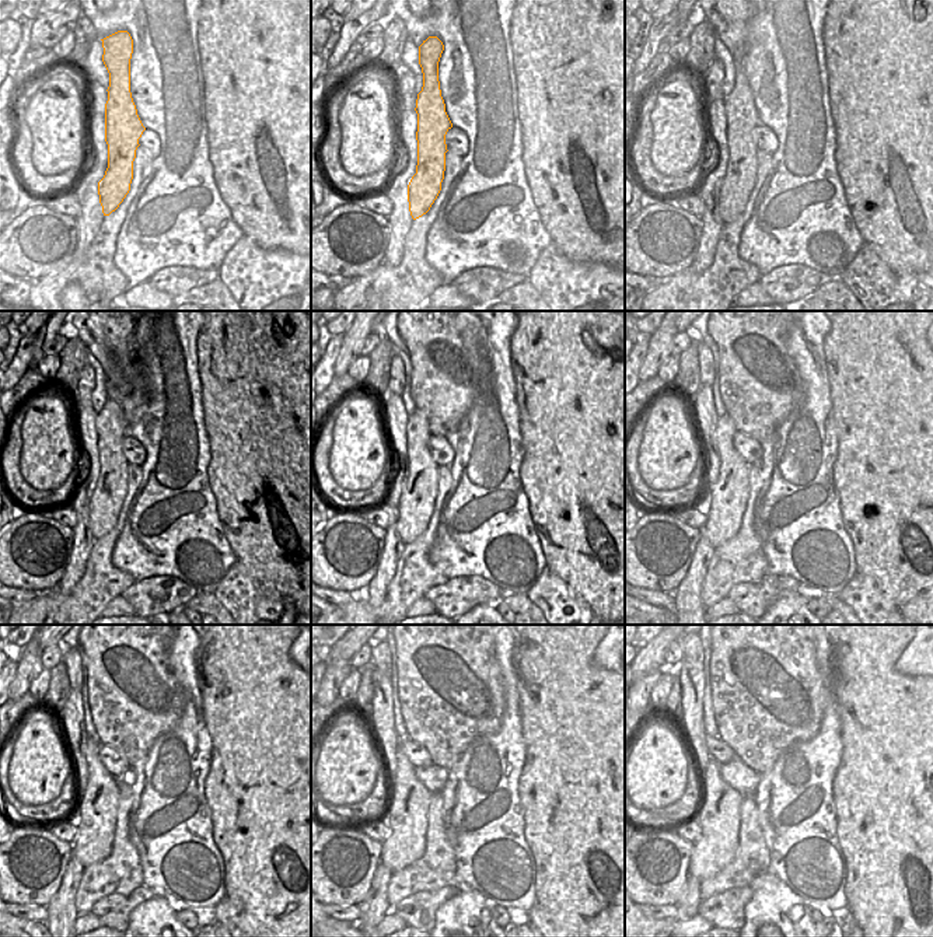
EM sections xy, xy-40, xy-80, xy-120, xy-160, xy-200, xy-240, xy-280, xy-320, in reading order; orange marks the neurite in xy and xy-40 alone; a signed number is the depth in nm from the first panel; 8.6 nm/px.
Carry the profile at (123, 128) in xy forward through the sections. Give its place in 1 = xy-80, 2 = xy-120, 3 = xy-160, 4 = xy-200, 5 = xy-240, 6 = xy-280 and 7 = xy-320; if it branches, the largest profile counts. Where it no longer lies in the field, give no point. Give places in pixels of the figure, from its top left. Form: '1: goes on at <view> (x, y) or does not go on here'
1: goes on at xy-80 (741, 114)
2: goes on at xy-120 (111, 425)
3: goes on at xy-160 (416, 503)
4: goes on at xy-200 (727, 502)
5: goes on at xy-240 (95, 814)
6: goes on at xy-280 (406, 817)
7: goes on at xy-320 (719, 817)

